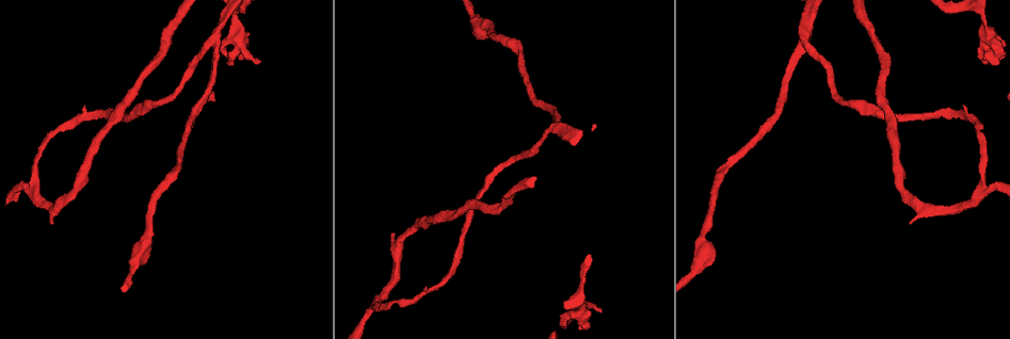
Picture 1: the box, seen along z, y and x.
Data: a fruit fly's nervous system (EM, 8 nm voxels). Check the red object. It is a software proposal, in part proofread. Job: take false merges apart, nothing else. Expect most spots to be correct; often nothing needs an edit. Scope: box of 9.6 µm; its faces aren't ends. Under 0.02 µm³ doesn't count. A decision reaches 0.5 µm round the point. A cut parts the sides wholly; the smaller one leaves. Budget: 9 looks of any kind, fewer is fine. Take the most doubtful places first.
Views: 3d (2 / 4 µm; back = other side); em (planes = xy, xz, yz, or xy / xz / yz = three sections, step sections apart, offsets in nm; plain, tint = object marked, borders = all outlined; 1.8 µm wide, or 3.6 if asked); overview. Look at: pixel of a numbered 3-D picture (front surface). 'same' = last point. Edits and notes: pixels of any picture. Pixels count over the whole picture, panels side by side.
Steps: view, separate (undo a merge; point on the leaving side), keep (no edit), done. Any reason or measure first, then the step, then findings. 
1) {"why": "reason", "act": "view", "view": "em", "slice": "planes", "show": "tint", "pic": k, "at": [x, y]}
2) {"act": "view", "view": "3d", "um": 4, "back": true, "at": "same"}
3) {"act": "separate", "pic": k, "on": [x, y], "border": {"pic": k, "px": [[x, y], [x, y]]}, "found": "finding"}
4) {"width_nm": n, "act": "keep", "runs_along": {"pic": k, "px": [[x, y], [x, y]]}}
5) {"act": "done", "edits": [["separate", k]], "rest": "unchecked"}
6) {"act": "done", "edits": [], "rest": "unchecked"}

{"why": "sharp bend", "act": "view", "view": "3d", "um": 4, "back": true, "pic": 1, "at": [554, 125]}

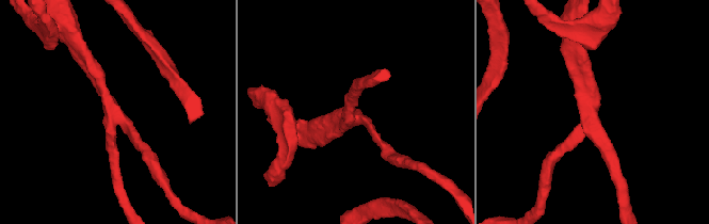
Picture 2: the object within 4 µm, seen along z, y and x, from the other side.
{"arms": 3, "act": "view", "view": "em", "slice": "yz", "step": 8, "show": "tint", "pic": 2, "at": [112, 125]}

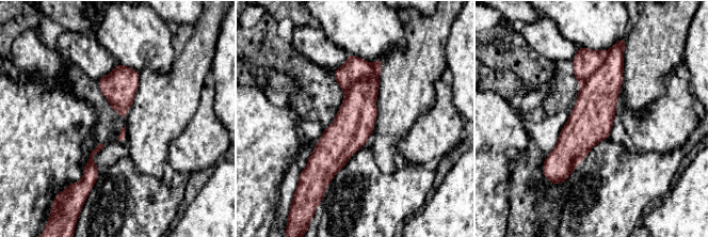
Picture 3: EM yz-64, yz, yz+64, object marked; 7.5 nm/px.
{"act": "view", "view": "em", "slice": "planes", "show": "tint", "at": "same"}

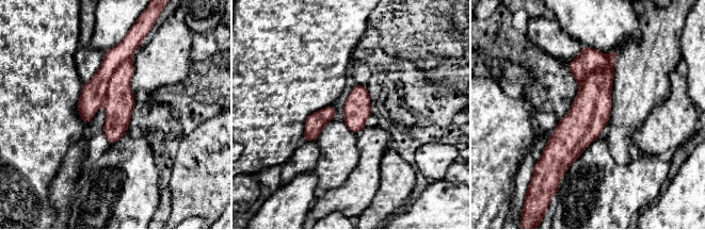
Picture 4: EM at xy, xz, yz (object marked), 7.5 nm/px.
{"width_nm": 200, "act": "keep", "runs_along": {"pic": 4, "px": [[614, 53], [557, 165]]}, "found": "one neuron here"}

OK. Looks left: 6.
{"why": "closes a loop", "act": "view", "view": "3d", "um": 4, "pic": 1, "at": [979, 135]}

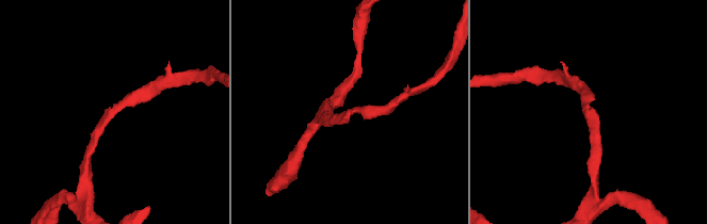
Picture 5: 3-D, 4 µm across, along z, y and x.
{"why": "shape alone is not enough", "act": "view", "view": "em", "slice": "planes", "show": "tint", "pic": 5, "at": [589, 113]}

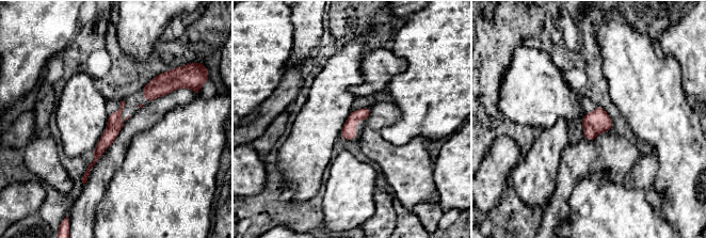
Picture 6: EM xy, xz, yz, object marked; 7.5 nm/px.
{"act": "keep", "runs_along": {"pic": 6, "px": [[116, 114], [114, 126], [85, 176]]}, "found": "one neuron here"}

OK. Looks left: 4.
{"act": "view", "view": "3d", "um": 4, "pic": 1, "at": [241, 37]}

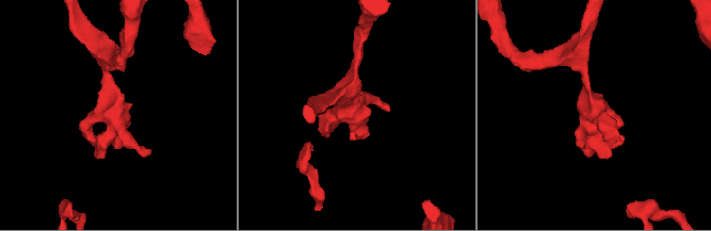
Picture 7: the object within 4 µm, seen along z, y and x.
{"act": "view", "view": "em", "um": 3.6, "slice": "yz", "step": 16, "show": "tint", "pic": 7, "at": [352, 107]}

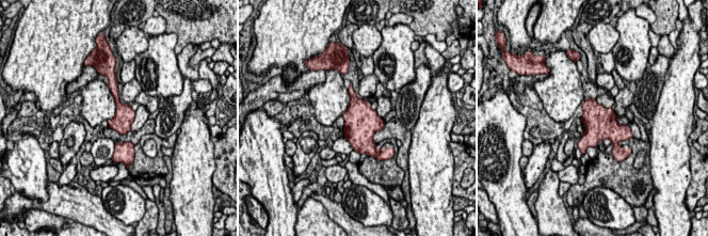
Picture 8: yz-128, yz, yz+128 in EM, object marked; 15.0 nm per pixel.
{"why": "cut it another way", "act": "view", "view": "em", "um": 3.6, "slice": "planes", "show": "tint", "at": "same"}

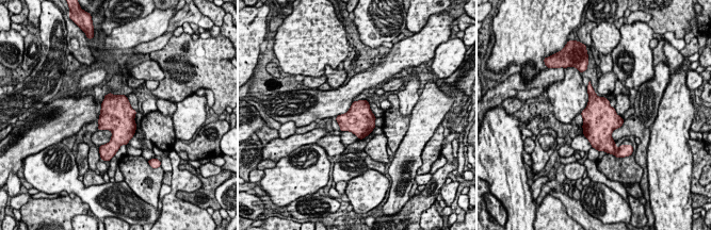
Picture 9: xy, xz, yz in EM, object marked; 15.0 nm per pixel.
{"act": "keep", "found": "continuous, no second neuron"}

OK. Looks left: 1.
{"act": "done", "edits": [], "rest": "unchecked"}

